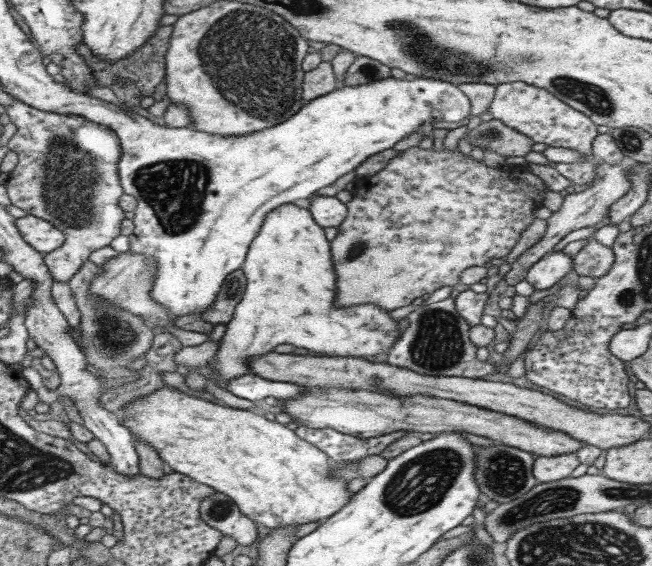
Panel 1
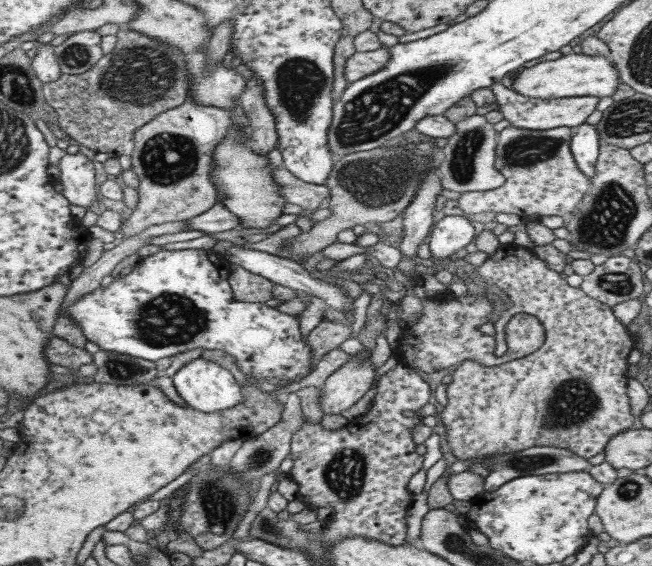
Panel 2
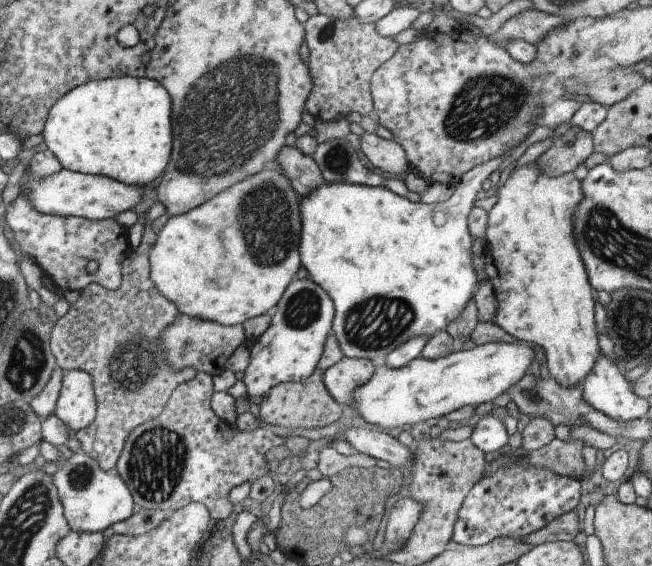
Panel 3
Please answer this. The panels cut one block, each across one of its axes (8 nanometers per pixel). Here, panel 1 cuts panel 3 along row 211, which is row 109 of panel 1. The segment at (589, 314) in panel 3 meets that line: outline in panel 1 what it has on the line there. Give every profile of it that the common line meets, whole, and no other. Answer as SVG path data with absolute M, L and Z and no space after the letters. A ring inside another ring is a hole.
M512 82L496 85L495 98L489 107L494 119L502 121L523 135L529 136L532 141L543 142L550 147L564 147L574 149L584 155L582 162L570 164L556 163L556 170L572 181L572 184L592 184L596 175L598 159L592 155L592 143L598 135L597 124L584 113L574 110L546 89L532 86L528 83Z

